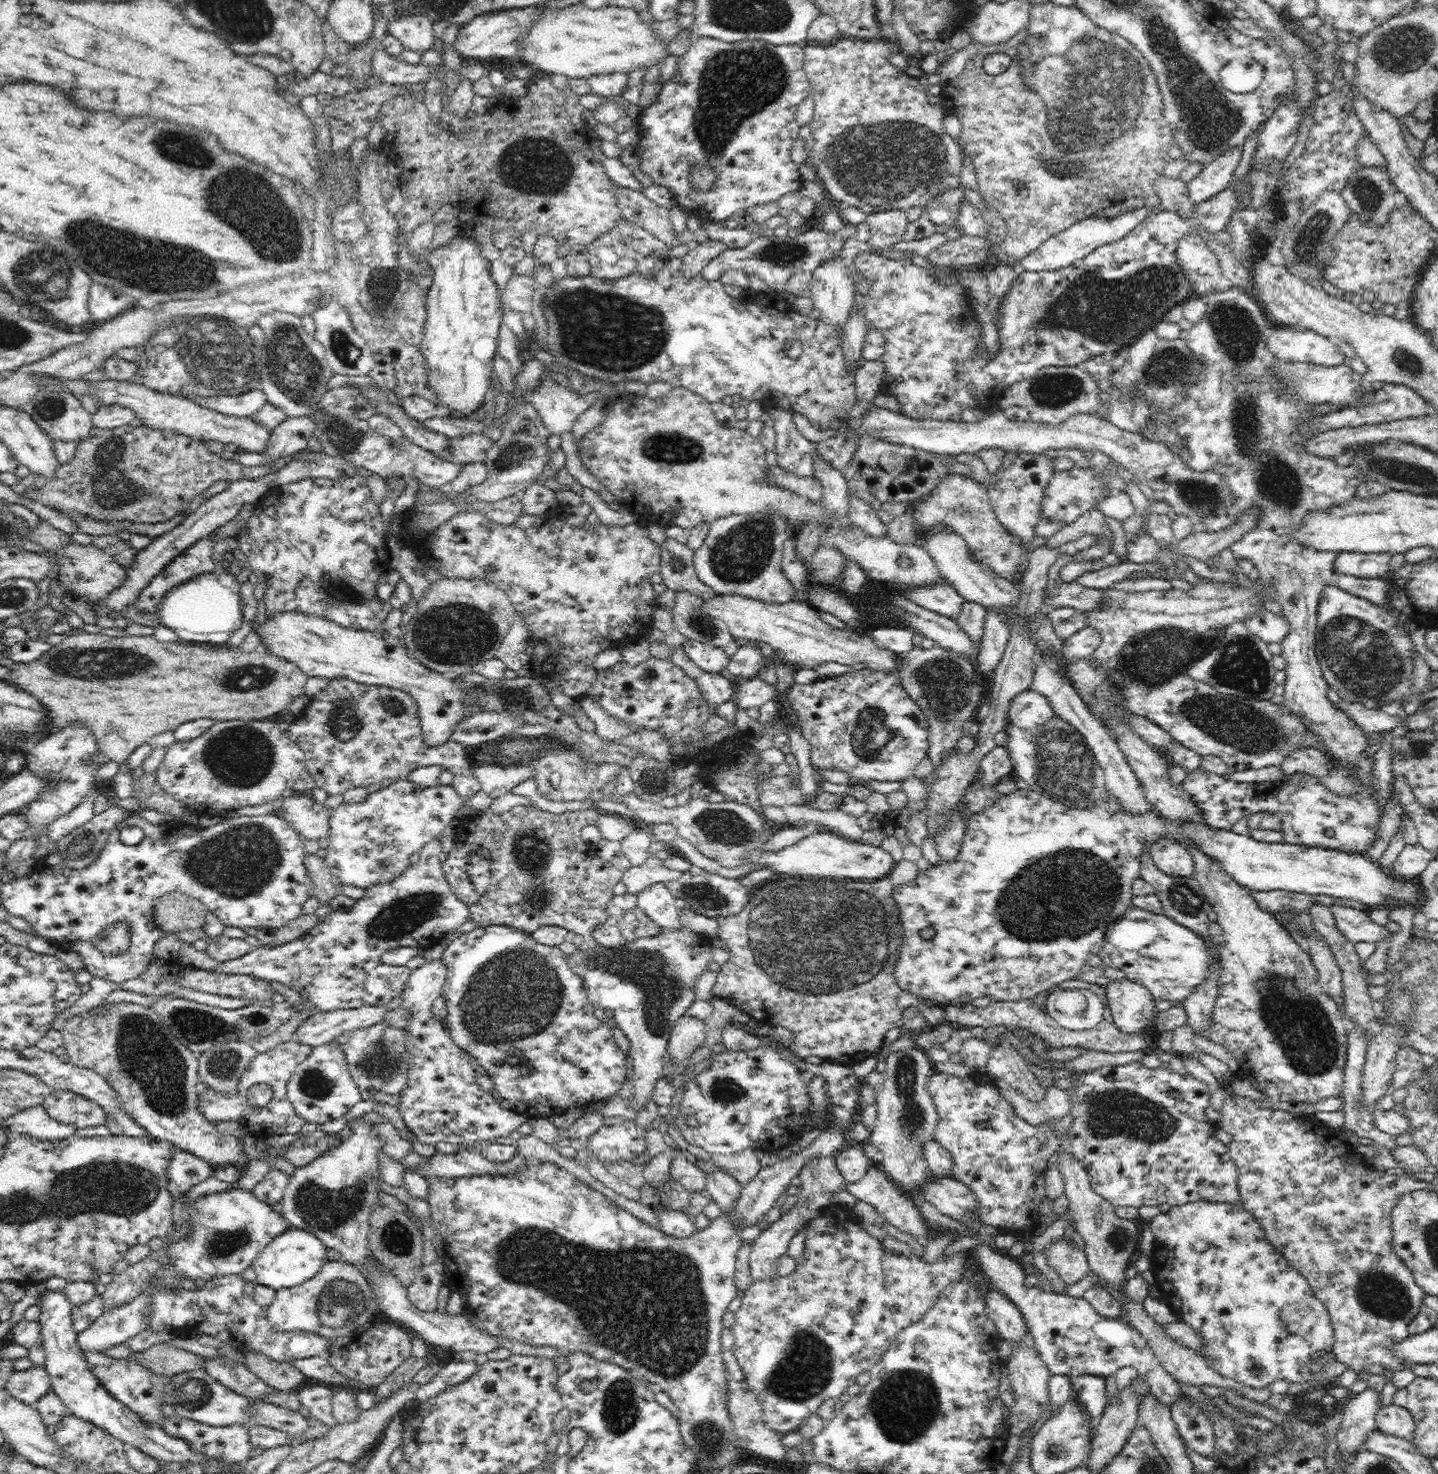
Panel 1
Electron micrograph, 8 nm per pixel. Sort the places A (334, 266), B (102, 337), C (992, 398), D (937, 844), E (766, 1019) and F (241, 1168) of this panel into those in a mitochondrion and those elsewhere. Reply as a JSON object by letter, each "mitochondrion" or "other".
{"A":"other","B":"other","C":"other","D":"other","E":"other","F":"other"}

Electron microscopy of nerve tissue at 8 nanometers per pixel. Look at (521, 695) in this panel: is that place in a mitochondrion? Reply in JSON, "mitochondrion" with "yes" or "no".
{"mitochondrion":"yes"}

